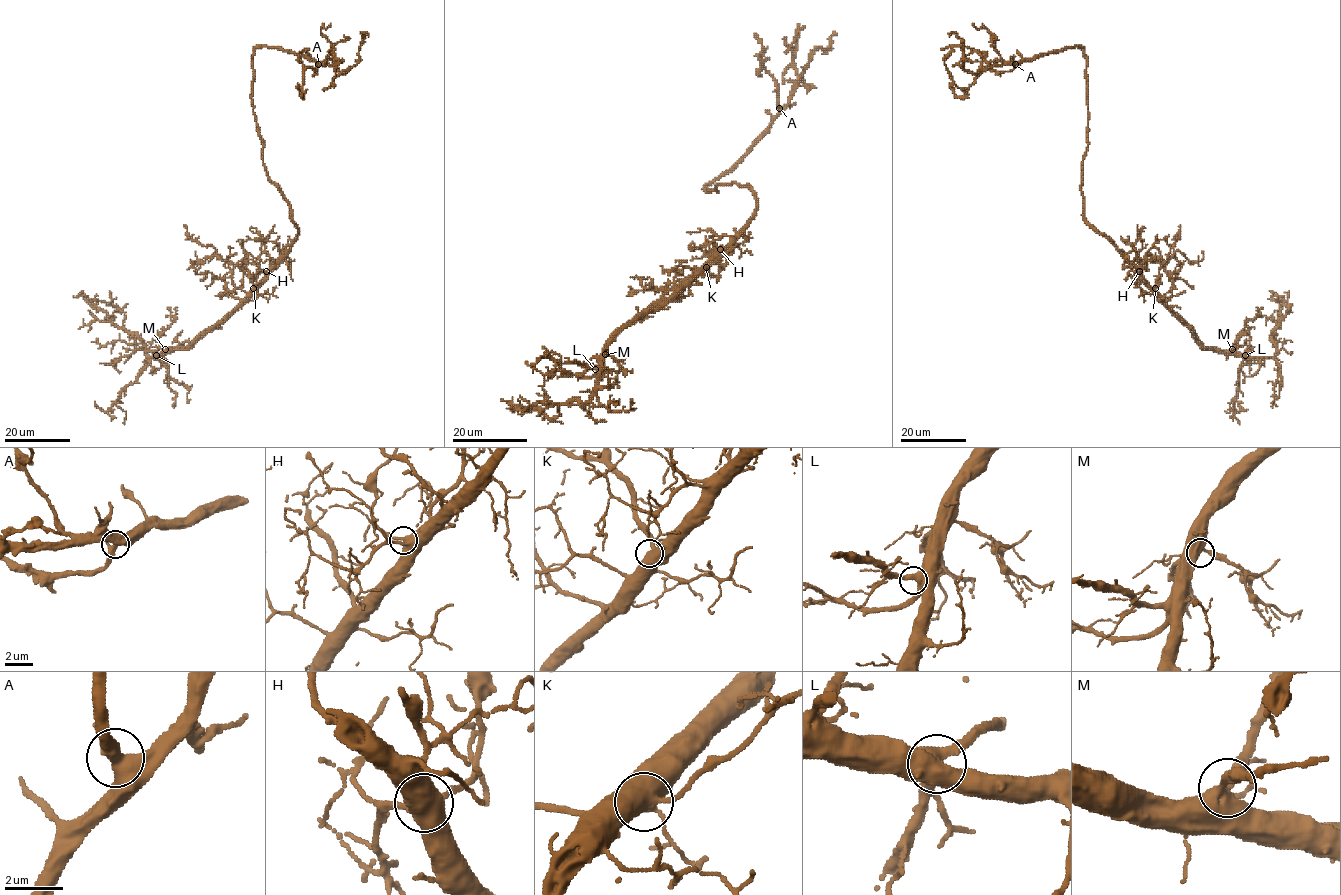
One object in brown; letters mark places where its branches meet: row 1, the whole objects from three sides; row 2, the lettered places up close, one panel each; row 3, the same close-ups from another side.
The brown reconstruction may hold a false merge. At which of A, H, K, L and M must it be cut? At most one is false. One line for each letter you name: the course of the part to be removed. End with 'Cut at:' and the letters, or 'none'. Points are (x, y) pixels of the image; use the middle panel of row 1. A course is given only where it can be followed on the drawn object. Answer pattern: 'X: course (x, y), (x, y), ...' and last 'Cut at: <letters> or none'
Cut at: none

